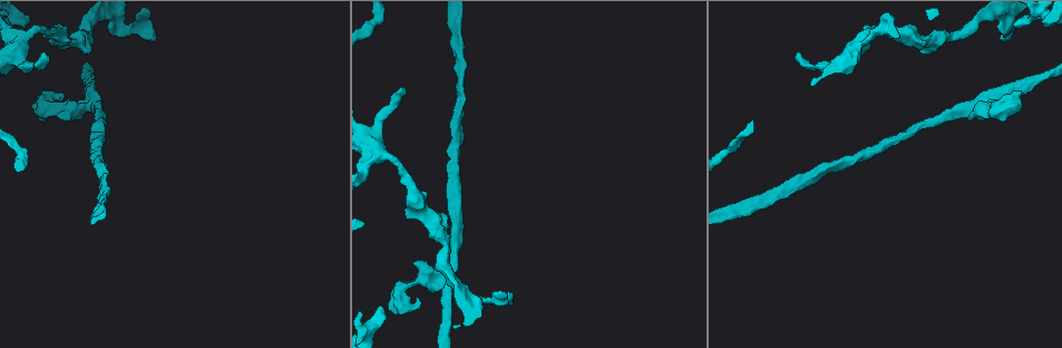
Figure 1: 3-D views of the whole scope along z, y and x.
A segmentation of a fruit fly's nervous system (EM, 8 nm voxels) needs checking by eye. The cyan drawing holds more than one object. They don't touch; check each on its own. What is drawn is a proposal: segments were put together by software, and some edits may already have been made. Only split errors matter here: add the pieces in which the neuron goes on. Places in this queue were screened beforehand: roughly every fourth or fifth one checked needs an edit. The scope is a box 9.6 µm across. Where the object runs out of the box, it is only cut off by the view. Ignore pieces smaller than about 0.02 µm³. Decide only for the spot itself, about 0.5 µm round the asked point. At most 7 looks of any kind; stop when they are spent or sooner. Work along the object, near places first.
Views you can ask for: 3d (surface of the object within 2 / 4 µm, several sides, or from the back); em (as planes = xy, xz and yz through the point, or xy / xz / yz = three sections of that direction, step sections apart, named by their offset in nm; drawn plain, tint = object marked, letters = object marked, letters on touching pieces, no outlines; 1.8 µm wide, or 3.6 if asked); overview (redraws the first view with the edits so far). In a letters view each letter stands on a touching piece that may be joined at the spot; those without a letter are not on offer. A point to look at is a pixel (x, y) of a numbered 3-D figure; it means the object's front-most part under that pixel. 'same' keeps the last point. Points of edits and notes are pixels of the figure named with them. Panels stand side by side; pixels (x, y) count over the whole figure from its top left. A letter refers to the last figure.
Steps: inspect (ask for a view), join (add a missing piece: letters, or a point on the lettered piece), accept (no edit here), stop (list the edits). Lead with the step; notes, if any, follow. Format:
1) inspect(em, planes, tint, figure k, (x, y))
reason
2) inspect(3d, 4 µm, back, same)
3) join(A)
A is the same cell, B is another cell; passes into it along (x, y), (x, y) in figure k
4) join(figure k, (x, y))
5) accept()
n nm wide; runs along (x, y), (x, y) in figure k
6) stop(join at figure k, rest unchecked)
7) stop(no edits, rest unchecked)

inspect(3d, 2 µm, figure 1, (24, 28))
branch stops here

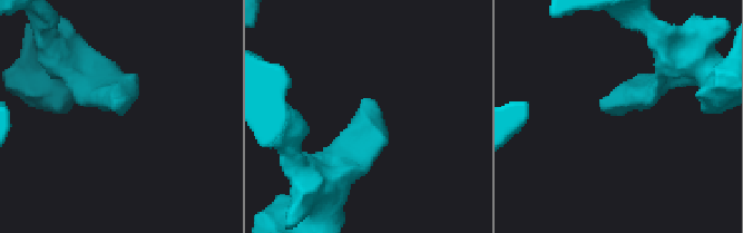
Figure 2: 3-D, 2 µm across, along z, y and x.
inspect(em, planes, letters, figure 2, (122, 112))

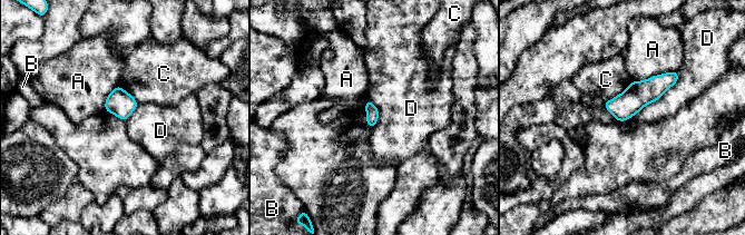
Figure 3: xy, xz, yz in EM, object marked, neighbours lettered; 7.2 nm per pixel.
accept()
A, B, C and D are other cells; border along (678, 72), (657, 99), (623, 121) in figure 3; none of them fits

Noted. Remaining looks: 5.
inspect(3d, 4 µm, figure 1, (1004, 36))
an open end

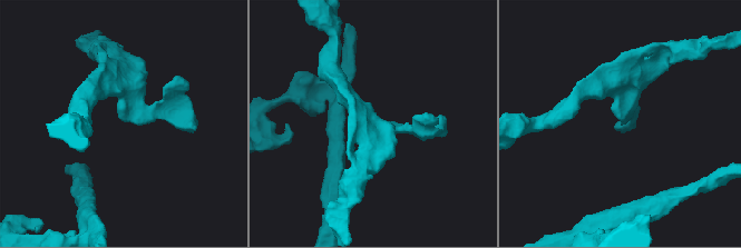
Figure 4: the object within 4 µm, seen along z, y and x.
inspect(em, yz, step 8, tint, figure 4, (127, 118))

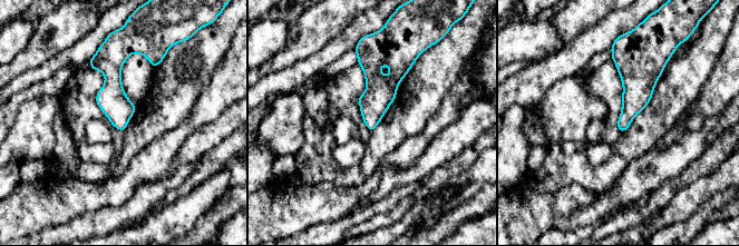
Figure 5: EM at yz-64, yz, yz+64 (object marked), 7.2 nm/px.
inspect(em, planes, letters, same)
another direction

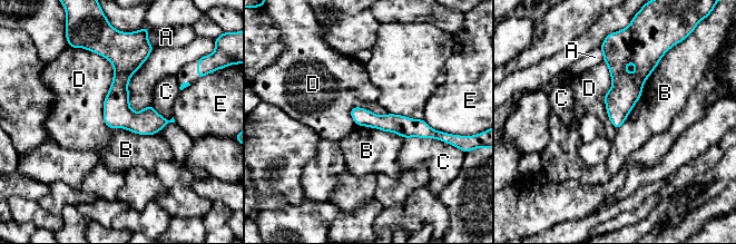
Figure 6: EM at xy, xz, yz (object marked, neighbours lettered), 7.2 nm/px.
accept()
130 nm wide; B touches over 600 nm; A, B, C, D and E are other cells; no lettered piece goes on from it

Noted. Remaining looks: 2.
inspect(3d, 2 µm, figure 1, (419, 301))
an open end

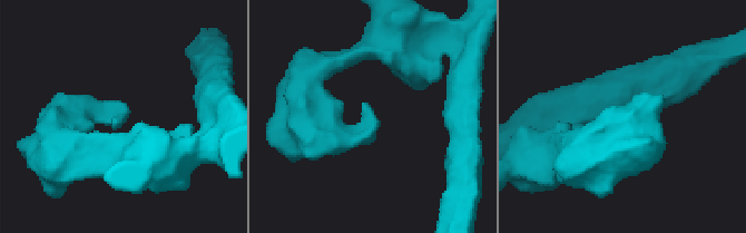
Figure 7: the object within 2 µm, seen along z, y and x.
inspect(em, planes, letters, figure 7, (115, 114))

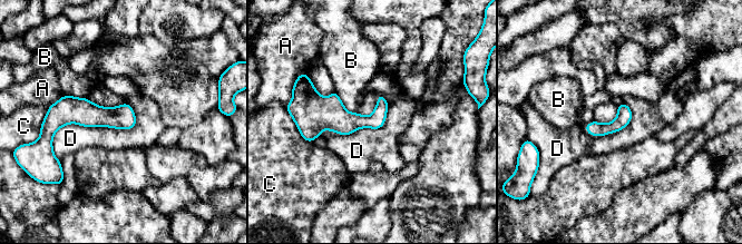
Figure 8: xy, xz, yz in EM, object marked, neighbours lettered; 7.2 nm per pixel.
accept()
A, B, C and D are other cells; border along (334, 90), (348, 110), (359, 114) in figure 8; no lettered piece goes on from it

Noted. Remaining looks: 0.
stop(no edits, rest unchecked)

